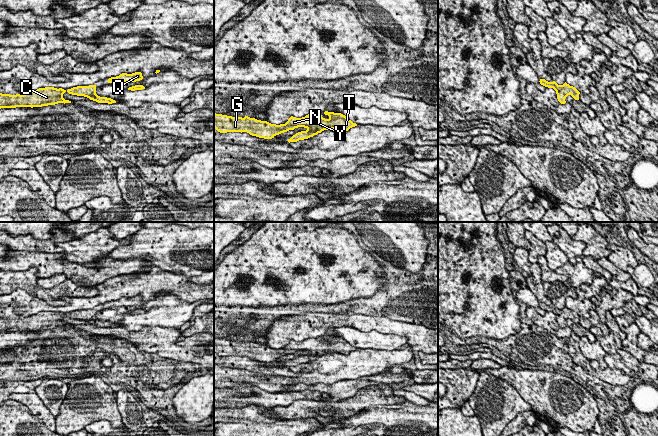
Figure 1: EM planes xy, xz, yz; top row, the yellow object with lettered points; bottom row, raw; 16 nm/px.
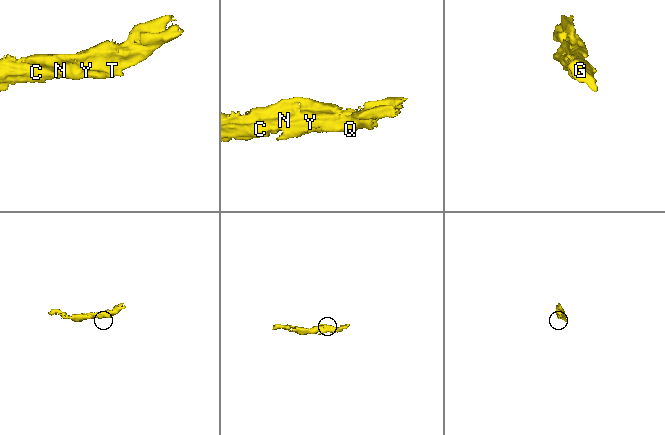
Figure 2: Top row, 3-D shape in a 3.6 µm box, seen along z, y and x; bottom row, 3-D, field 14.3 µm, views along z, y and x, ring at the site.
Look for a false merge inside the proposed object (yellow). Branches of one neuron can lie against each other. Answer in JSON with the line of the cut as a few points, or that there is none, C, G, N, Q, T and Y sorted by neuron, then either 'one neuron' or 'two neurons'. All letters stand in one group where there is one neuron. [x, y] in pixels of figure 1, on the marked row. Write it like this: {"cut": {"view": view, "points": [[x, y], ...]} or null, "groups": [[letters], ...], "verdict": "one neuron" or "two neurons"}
{"cut": null, "groups": [["C", "G", "N", "Q", "T", "Y"]], "verdict": "one neuron"}

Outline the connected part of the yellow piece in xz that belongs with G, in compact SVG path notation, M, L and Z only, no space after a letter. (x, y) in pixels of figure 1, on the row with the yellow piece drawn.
M214 112L214 129L220 133L227 132L247 132L252 136L264 139L272 139L276 135L294 130L298 127L304 127L307 130L301 131L293 135L288 142L297 142L299 140L308 139L321 133L324 130L341 129L348 131L350 128L357 126L345 115L334 112L324 112L329 118L325 119L321 114L308 114L302 118L291 116L285 124L271 124L267 121L257 120L248 116L232 117Z

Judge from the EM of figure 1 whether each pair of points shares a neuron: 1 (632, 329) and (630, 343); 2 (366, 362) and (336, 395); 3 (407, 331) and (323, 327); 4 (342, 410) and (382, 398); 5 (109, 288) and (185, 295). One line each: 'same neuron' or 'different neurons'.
1: same neuron
2: different neurons
3: same neuron
4: same neuron
5: same neuron

